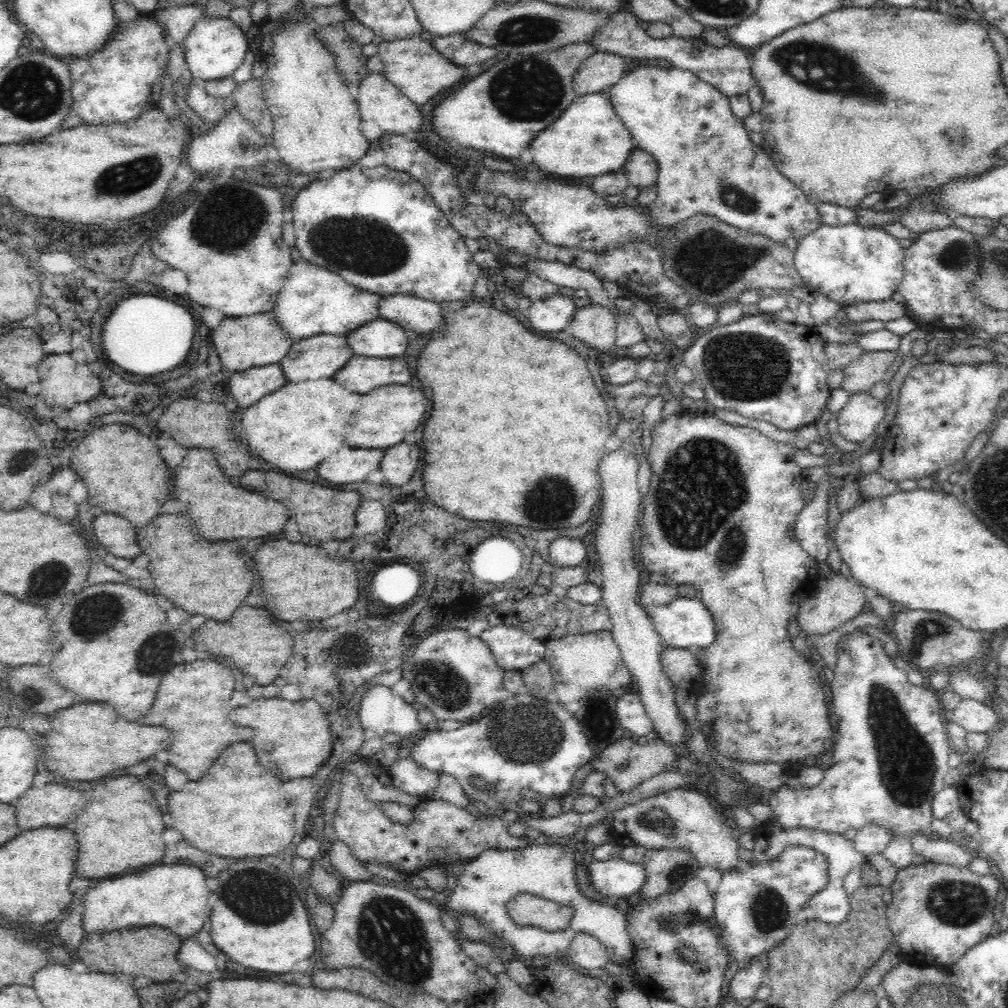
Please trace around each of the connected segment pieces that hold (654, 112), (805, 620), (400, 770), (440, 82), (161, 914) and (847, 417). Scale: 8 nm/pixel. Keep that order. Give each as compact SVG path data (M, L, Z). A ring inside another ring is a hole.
M672 64L668 68L660 67L658 65L639 66L624 73L623 77L608 89L608 93L616 115L630 131L637 148L652 154L658 163L658 176L655 186L657 188L657 197L646 210L649 212L651 220L653 220L658 226L673 227L680 221L696 214L710 214L710 216L714 216L730 226L736 226L736 228L740 228L740 230L744 230L744 232L748 232L748 234L761 234L774 242L784 243L788 238L795 238L798 241L800 238L807 236L807 234L814 232L814 230L821 225L822 218L820 218L820 213L818 213L818 209L816 209L815 202L811 200L802 189L796 187L790 179L786 179L784 174L776 169L772 157L763 149L762 143L755 144L750 140L746 128L744 128L743 120L735 118L732 113L729 97L716 89L715 86L700 79L700 77L697 74L694 74L694 72L675 67Z
M839 572L832 578L822 576L817 581L812 594L801 603L798 612L796 612L795 618L802 630L800 636L826 634L834 628L841 627L847 620L852 620L857 614L863 612L869 604L865 588L857 583L854 577L846 578Z
M410 756L394 760L388 771L392 784L406 794L422 797L438 786L439 775L418 765Z
M419 35L392 42L382 41L377 46L376 54L380 57L384 66L381 74L418 106L425 105L441 90L448 90L454 84L458 84L468 72L465 66L458 66L448 60L434 48L429 40L425 40Z
M154 864L136 874L102 880L84 896L84 931L108 932L128 926L162 926L178 934L182 940L194 936L209 919L206 876L200 868L188 864Z
M869 391L851 394L846 406L838 412L837 430L850 442L868 443L885 411L886 403L874 398Z

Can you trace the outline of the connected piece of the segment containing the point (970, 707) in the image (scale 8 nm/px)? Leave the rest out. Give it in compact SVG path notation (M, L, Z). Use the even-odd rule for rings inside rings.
M965 698L953 709L951 720L967 732L987 733L996 724L997 716L988 702Z

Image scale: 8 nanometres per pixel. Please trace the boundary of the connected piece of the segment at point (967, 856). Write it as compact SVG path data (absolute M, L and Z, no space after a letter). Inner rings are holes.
M912 835L909 838L915 854L922 854L927 860L937 860L942 864L966 868L972 862L972 851L965 843L954 843L947 838Z

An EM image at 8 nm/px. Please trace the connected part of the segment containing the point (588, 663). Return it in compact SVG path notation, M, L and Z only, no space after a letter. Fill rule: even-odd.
M608 630L549 640L545 642L544 660L551 666L553 688L560 703L564 705L579 701L590 689L598 687L610 688L612 692L616 692L617 697L632 689L632 673L627 669L619 646Z

